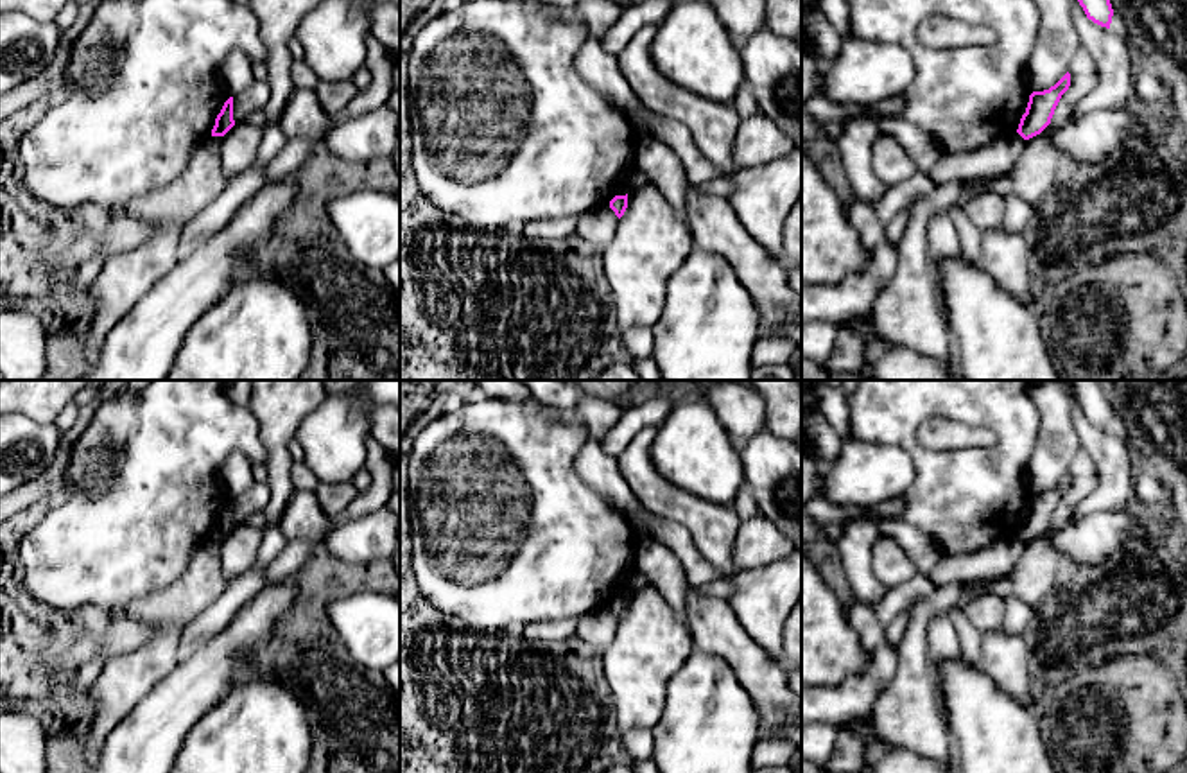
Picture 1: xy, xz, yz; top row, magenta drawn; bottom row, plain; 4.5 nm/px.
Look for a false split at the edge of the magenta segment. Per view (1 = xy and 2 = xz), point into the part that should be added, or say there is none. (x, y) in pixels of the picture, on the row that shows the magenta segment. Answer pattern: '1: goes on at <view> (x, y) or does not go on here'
1: does not go on here
2: does not go on here

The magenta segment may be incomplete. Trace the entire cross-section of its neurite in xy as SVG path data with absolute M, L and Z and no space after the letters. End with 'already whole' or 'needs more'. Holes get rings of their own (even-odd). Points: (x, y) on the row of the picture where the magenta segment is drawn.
M230 97L221 113L215 118L215 126L212 129L212 136L224 136L235 126L233 120L233 97Z; already whole

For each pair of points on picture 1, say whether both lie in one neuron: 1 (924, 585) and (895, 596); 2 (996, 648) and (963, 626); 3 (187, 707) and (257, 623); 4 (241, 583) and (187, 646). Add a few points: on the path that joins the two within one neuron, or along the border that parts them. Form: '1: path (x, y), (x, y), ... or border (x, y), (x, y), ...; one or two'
1: path (917, 589), (902, 596); one
2: border (983, 634), (979, 664); two
3: path (194, 686), (235, 642); one
4: path (232, 599), (201, 630); one

